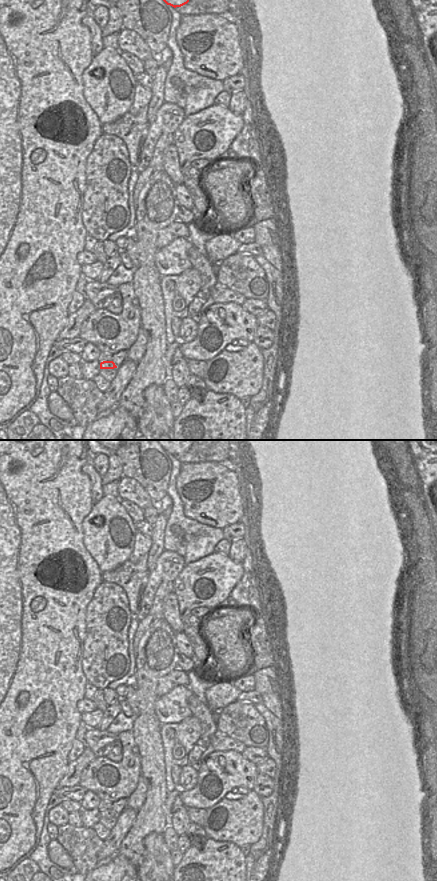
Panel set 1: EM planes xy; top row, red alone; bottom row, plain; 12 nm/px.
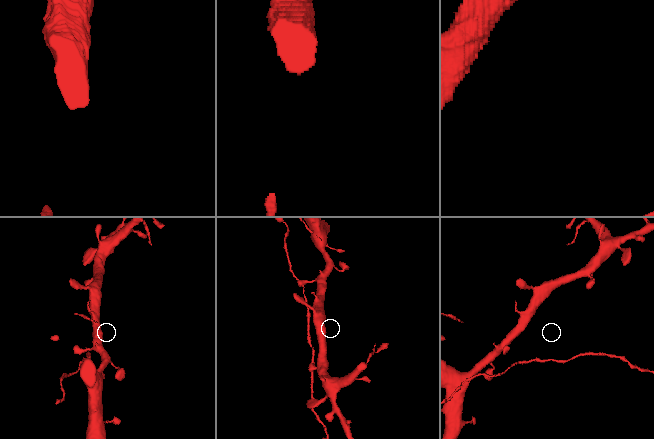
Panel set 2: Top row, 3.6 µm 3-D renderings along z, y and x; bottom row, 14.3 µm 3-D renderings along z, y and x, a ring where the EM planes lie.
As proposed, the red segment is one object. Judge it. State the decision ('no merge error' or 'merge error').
no merge error

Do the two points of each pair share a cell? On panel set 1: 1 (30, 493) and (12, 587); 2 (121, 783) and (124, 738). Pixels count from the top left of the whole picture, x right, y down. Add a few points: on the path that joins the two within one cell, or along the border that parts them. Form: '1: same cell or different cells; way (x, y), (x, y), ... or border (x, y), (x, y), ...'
1: same cell; way (12, 516), (12, 564)
2: same cell; way (126, 772), (127, 749)

